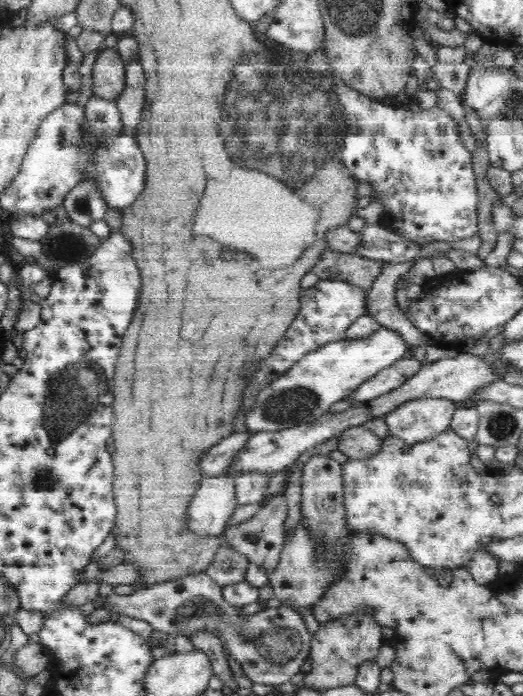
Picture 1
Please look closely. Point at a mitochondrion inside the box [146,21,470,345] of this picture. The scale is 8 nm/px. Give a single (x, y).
(279, 124)

